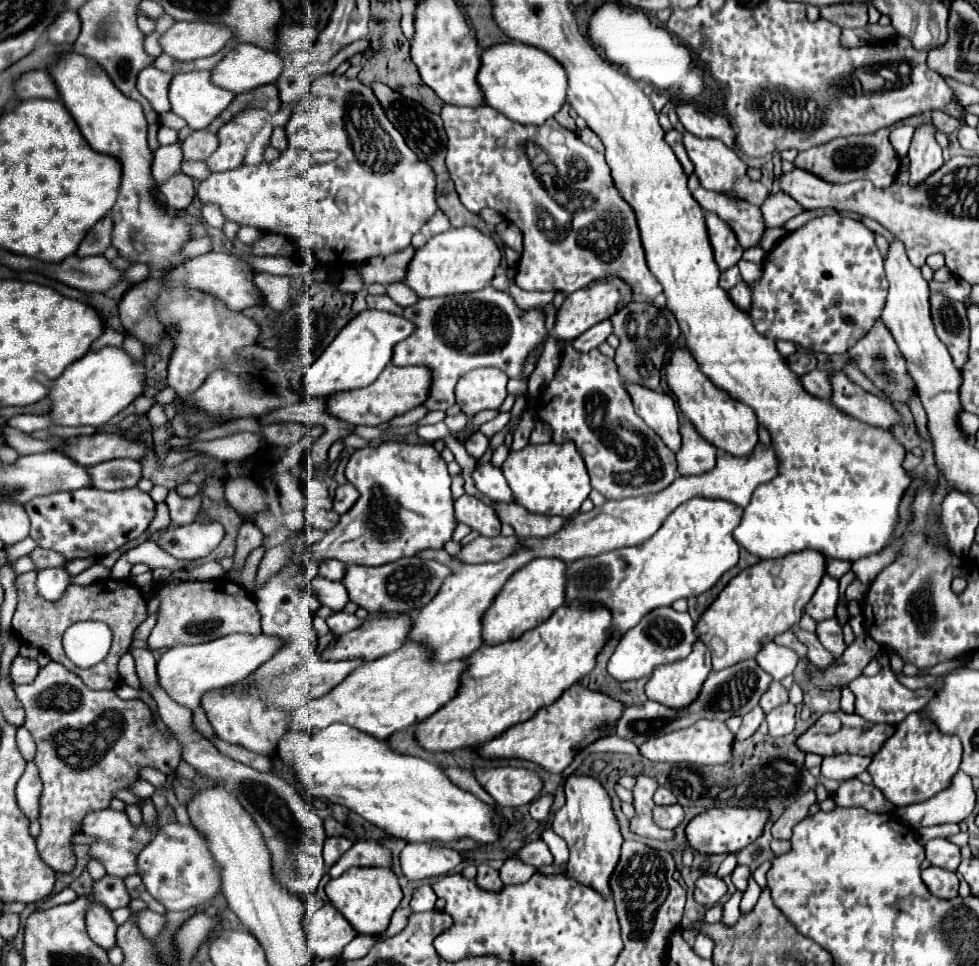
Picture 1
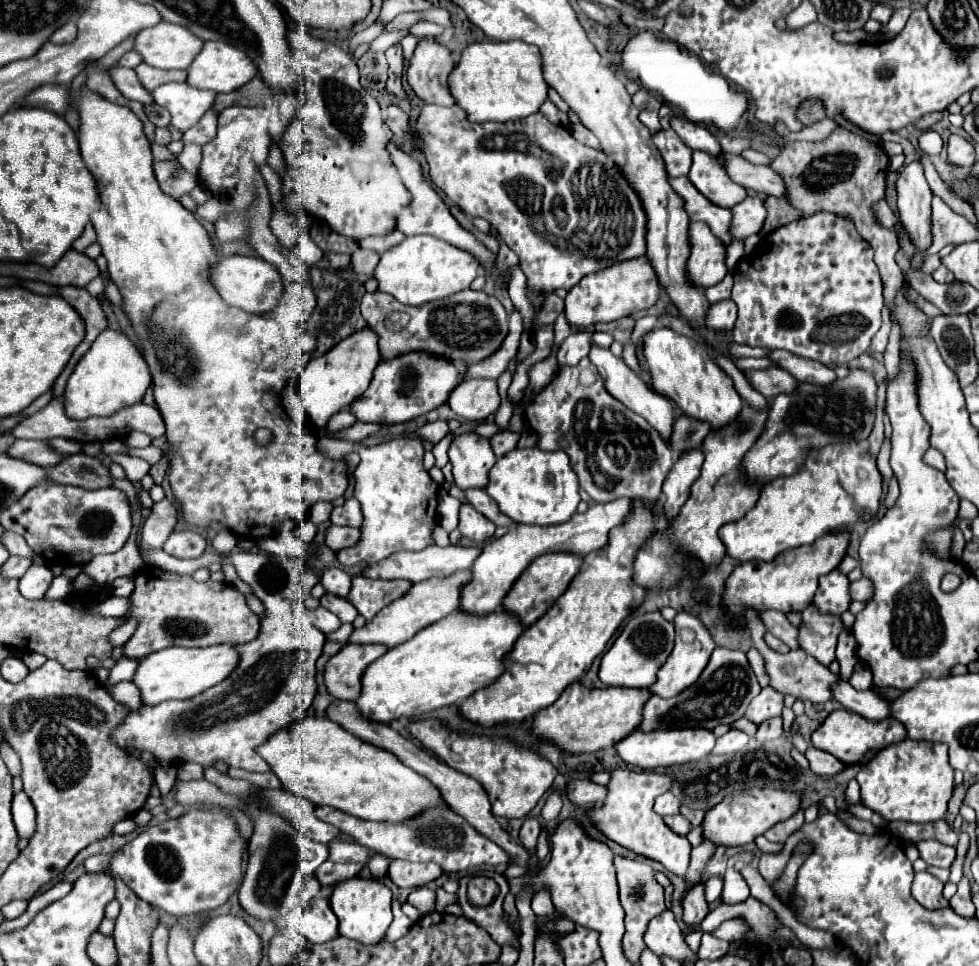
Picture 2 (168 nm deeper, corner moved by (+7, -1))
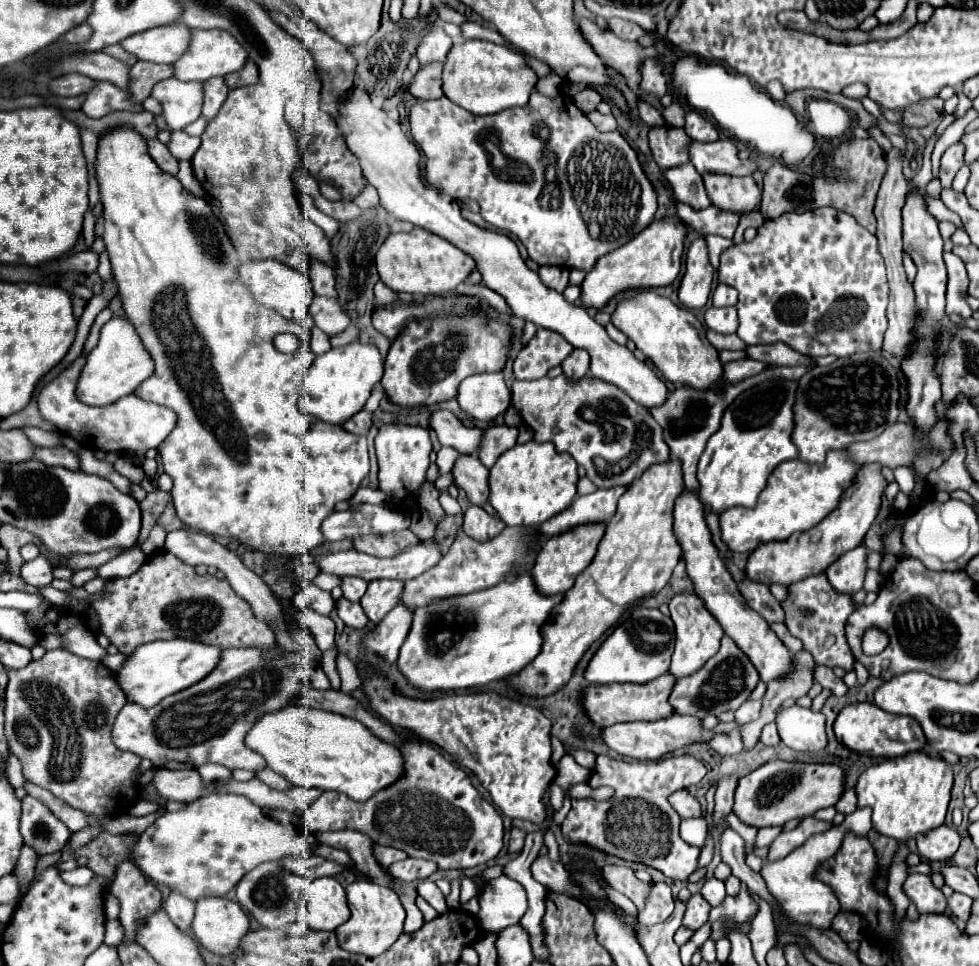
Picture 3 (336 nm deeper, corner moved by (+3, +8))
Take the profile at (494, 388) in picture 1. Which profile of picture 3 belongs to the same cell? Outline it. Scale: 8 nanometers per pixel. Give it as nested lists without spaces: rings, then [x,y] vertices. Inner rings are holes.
[[[477,373],[461,381],[457,401],[465,415],[493,421],[511,405],[511,395],[501,373]]]

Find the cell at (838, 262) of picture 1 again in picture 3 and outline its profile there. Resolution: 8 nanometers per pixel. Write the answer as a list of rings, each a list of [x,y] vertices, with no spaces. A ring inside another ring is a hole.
[[[819,207],[813,209],[811,213],[787,213],[783,217],[777,219],[767,219],[759,229],[757,229],[757,237],[751,243],[739,243],[731,249],[727,249],[721,255],[721,265],[719,265],[719,283],[727,283],[731,287],[735,287],[739,291],[739,303],[737,303],[737,311],[739,311],[739,329],[737,335],[747,343],[747,345],[755,345],[755,343],[775,343],[775,341],[783,341],[787,345],[791,345],[793,349],[797,349],[799,353],[807,353],[811,357],[819,357],[819,355],[835,355],[835,357],[849,357],[851,353],[859,353],[859,351],[881,351],[881,343],[883,343],[883,335],[887,329],[887,306],[889,301],[889,285],[886,275],[886,266],[883,265],[883,257],[877,249],[877,241],[875,235],[867,233],[867,229],[863,229],[855,217],[851,217],[849,213],[843,213],[839,209],[833,207]]]

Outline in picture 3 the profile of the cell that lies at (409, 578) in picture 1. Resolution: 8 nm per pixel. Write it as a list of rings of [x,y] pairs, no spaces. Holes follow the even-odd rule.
[[[377,579],[367,585],[365,595],[361,597],[361,605],[365,609],[365,615],[379,623],[397,603],[399,595],[403,591],[403,581],[397,579]]]

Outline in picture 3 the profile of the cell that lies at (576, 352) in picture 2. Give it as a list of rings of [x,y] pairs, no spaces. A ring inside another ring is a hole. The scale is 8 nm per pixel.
[[[575,347],[561,363],[563,367],[563,373],[571,379],[579,379],[583,375],[589,373],[589,353],[585,349],[579,349]]]

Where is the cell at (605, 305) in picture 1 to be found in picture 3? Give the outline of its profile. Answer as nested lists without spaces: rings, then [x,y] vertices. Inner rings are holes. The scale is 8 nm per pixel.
[[[663,219],[653,221],[643,233],[631,239],[627,245],[603,255],[595,267],[587,273],[585,281],[581,283],[581,303],[585,309],[603,309],[615,295],[631,291],[631,289],[655,289],[671,285],[681,267],[681,253],[683,253],[683,239],[685,227],[677,219]]]

